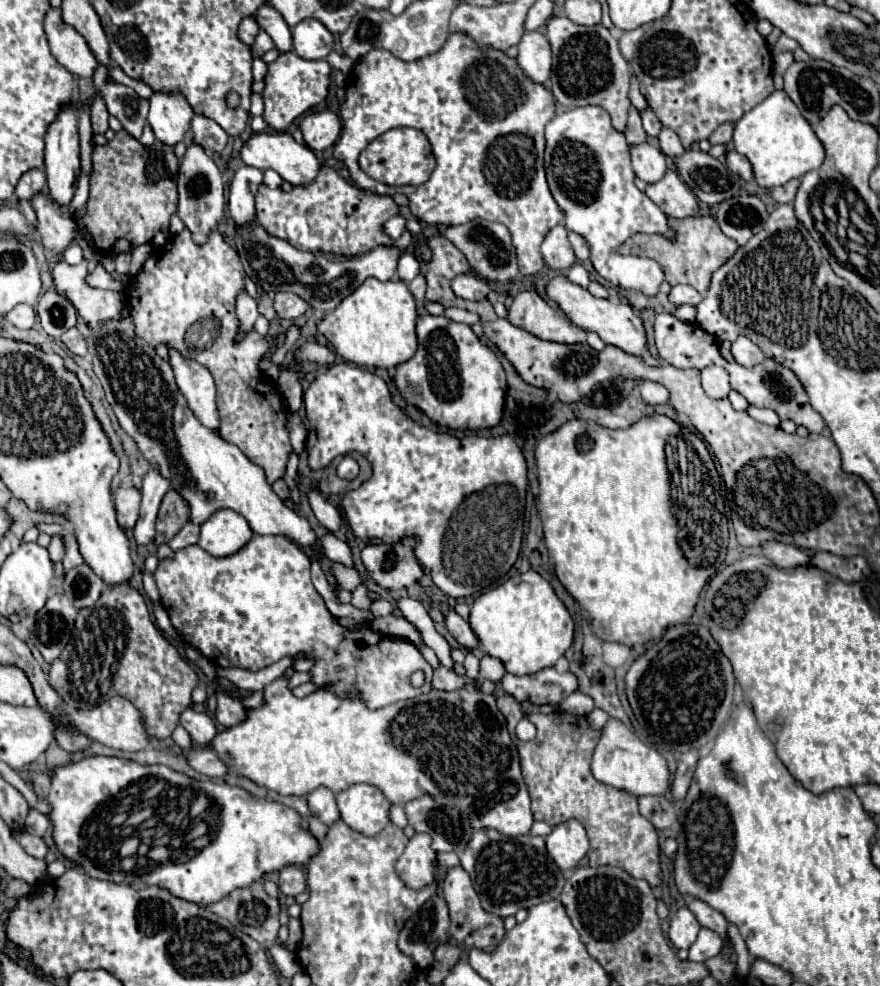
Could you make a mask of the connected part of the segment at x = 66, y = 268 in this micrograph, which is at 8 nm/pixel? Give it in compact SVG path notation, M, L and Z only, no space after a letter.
M58 261L52 269L52 279L58 293L66 295L82 319L92 327L100 321L116 317L126 301L126 295L122 291L90 287L86 283L86 265L86 261L78 265Z

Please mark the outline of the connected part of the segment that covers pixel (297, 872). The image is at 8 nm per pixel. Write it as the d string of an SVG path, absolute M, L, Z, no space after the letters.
M288 865L280 871L280 883L278 883L280 891L284 895L292 895L296 897L298 893L306 891L306 873L304 869L300 867L294 867L294 865Z

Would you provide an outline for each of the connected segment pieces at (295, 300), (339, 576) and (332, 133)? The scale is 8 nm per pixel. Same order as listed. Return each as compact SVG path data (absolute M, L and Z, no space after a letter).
M276 293L274 309L276 309L280 319L292 321L292 319L296 319L296 317L306 313L308 303L304 299L300 299L296 293Z
M336 563L336 565L334 565L332 575L334 575L334 579L338 581L338 585L340 585L342 589L348 589L348 591L354 591L356 585L362 583L356 567L346 567L346 565L342 565L342 563Z
M332 111L310 113L302 119L300 131L304 135L304 143L312 151L324 151L326 147L334 145L340 135L340 119Z

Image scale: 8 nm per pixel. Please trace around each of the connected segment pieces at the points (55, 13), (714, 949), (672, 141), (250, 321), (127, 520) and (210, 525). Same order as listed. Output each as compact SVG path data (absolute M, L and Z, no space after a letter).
M50 9L46 13L44 31L50 43L50 51L60 65L64 65L72 75L92 77L98 61L92 57L84 37L62 21L60 9Z
M702 927L698 933L698 939L690 947L690 961L706 961L714 955L718 955L722 949L722 939L716 931Z
M662 127L660 135L658 135L658 141L660 141L662 153L668 155L668 157L676 157L676 155L680 155L684 151L678 135L670 127Z
M244 289L238 293L236 297L236 313L238 313L238 319L242 323L240 327L240 333L236 339L240 339L244 333L248 333L252 327L254 327L254 321L258 317L258 309L256 309L256 299L250 297Z
M118 487L114 493L114 505L118 511L118 525L122 529L132 529L138 521L140 491L136 487Z
M224 509L216 511L204 525L200 525L198 545L214 557L228 557L238 553L252 535L248 521L240 513Z

